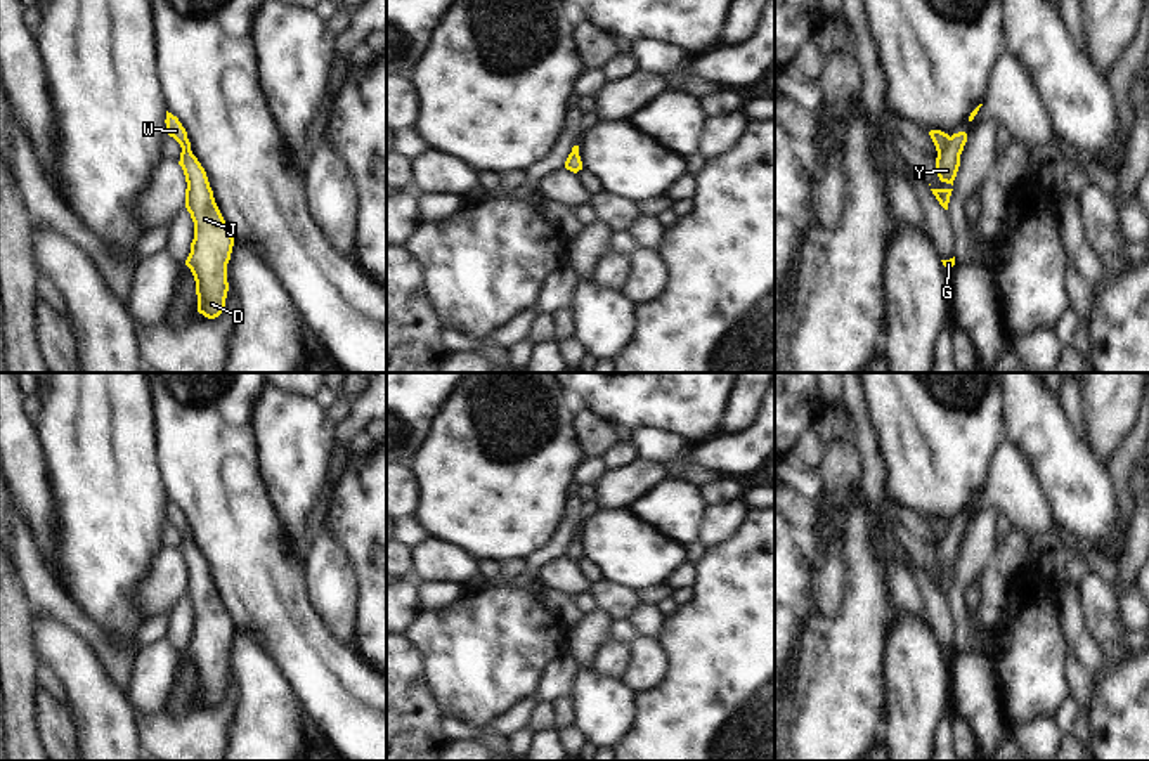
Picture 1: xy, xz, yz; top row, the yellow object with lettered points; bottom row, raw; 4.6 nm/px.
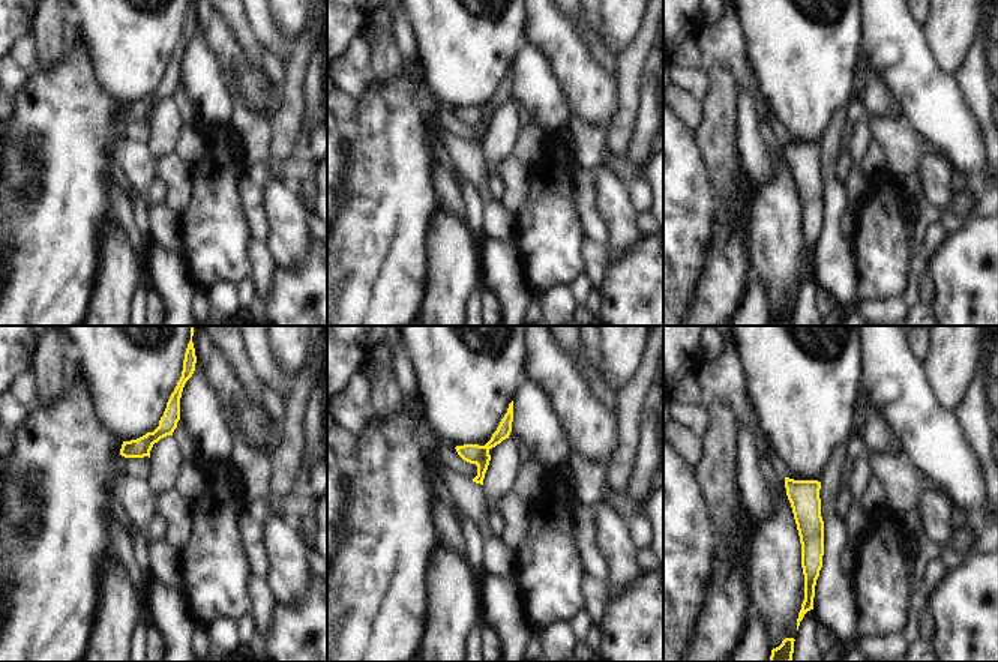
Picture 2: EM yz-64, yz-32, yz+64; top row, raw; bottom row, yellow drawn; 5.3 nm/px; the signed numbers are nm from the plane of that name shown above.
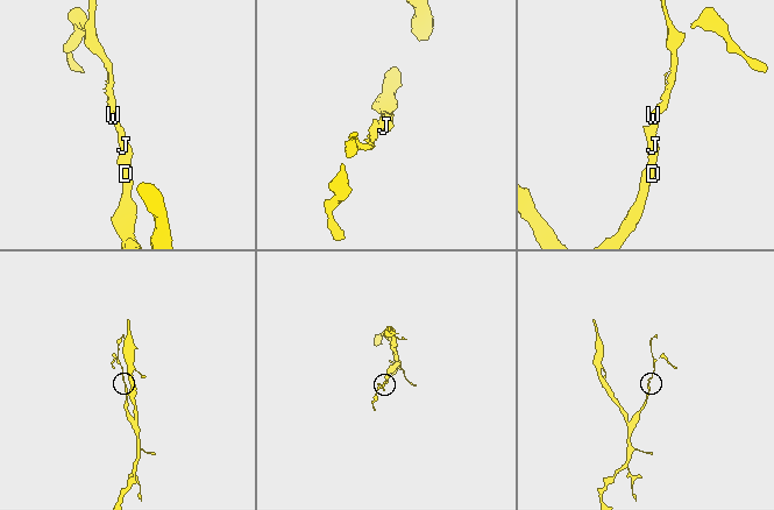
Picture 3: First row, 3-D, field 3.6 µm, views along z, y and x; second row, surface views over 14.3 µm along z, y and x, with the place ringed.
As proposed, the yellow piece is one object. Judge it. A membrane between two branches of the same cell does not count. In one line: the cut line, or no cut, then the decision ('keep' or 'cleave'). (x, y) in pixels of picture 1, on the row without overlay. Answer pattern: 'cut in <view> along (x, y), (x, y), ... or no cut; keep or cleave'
no cut; keep

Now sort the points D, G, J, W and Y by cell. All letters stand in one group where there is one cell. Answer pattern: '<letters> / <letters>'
D G J W Y

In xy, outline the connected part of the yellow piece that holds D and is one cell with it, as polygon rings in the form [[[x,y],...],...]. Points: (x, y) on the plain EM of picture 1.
[[[168,499],[165,511],[166,522],[182,536],[179,553],[187,570],[185,596],[194,610],[194,628],[185,654],[196,669],[198,700],[208,707],[215,707],[225,699],[229,680],[227,652],[234,626],[215,591],[206,560],[191,539],[185,517]]]

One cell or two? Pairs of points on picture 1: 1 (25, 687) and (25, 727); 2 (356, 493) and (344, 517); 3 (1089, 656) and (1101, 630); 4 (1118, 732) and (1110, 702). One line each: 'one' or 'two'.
1: one
2: one
3: two
4: one

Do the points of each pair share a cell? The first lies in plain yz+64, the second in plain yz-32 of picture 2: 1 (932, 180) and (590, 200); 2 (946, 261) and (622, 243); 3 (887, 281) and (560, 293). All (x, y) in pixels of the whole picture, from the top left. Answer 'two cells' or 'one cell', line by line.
1: two cells
2: two cells
3: two cells

